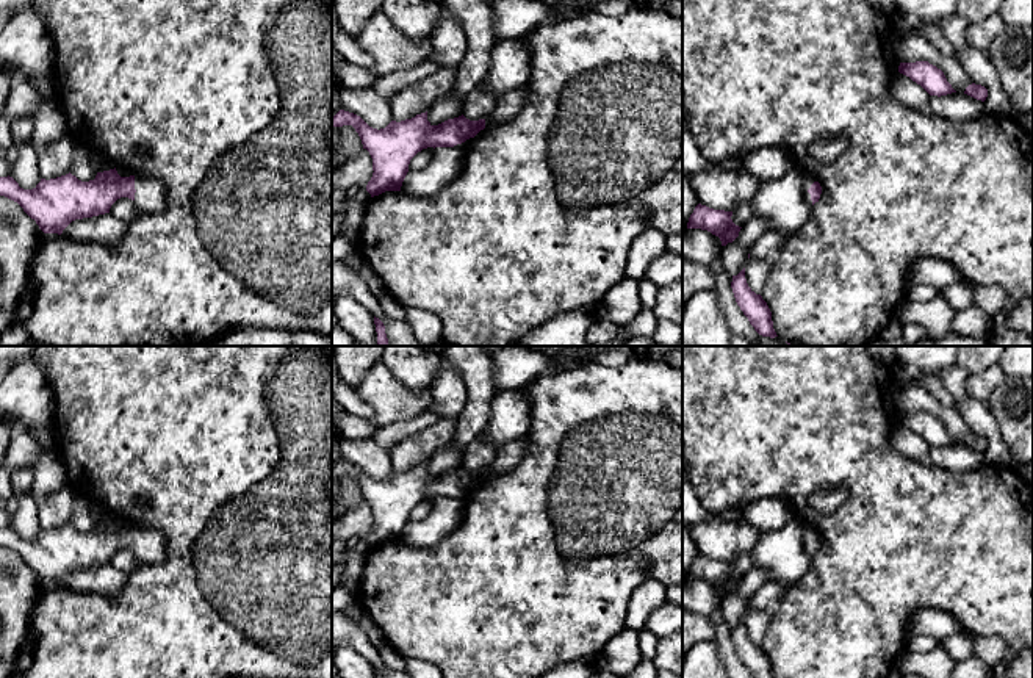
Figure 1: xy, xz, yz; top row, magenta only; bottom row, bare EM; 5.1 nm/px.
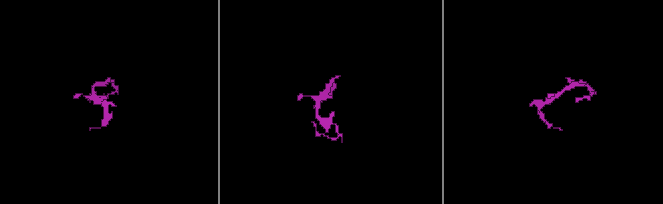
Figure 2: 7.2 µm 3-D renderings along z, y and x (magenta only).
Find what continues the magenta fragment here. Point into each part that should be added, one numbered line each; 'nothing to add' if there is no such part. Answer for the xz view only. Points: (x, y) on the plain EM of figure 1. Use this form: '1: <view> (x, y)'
1: xz (509, 456)

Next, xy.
1: xy (151, 544)

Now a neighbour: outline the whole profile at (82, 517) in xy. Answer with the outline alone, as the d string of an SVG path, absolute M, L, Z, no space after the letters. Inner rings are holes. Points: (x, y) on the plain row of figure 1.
M80 496L75 498L70 525L81 532L94 531L97 526L97 521L94 520L91 512L91 504Z

